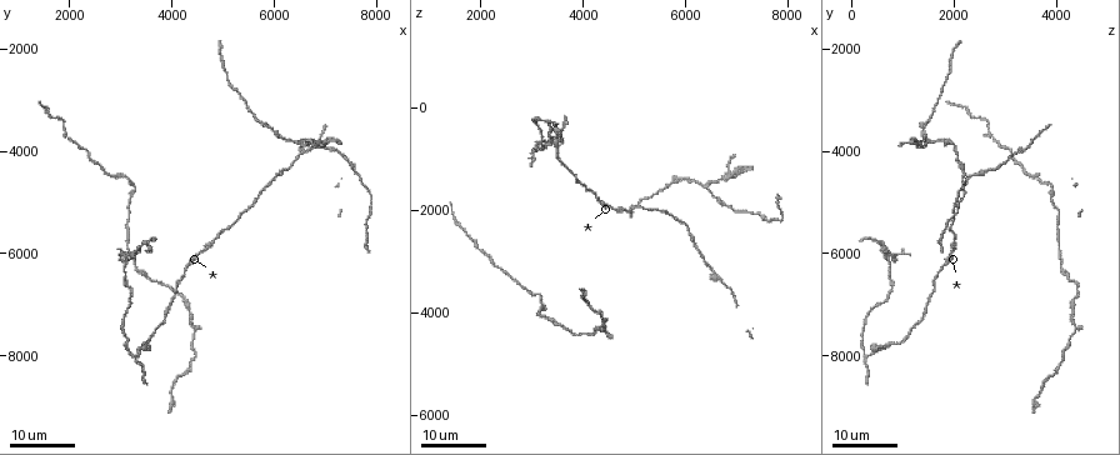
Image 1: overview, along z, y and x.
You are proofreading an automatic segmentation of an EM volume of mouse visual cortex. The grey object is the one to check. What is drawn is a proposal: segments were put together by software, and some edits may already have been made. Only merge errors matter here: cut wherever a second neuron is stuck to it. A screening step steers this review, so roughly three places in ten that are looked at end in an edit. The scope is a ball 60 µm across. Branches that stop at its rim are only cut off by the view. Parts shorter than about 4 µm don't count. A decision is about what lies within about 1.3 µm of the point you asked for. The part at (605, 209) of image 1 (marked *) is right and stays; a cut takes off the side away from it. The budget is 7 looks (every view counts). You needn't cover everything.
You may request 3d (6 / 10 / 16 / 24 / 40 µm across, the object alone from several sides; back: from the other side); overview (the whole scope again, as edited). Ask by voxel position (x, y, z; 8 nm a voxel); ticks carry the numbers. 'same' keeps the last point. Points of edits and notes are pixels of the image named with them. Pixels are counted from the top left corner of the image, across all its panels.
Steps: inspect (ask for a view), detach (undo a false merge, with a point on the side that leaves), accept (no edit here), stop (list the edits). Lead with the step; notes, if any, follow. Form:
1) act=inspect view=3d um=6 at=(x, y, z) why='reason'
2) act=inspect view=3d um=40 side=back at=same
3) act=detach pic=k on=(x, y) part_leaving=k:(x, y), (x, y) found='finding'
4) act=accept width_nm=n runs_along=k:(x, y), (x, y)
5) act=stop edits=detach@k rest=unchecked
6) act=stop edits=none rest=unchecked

act=inspect view=3d um=24 at=(6500, 4100, 3200) why='calibre changes'

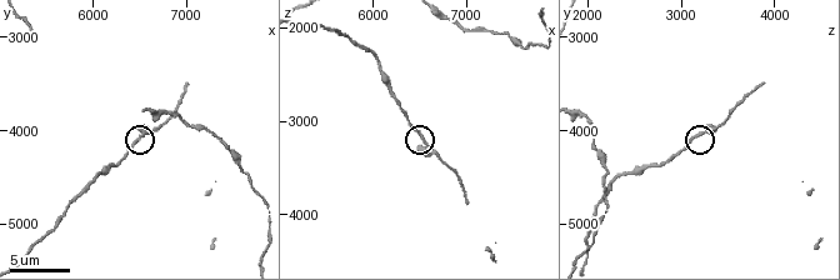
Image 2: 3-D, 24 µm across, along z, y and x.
act=inspect view=3d um=10 at=(6500, 4050, 3200)

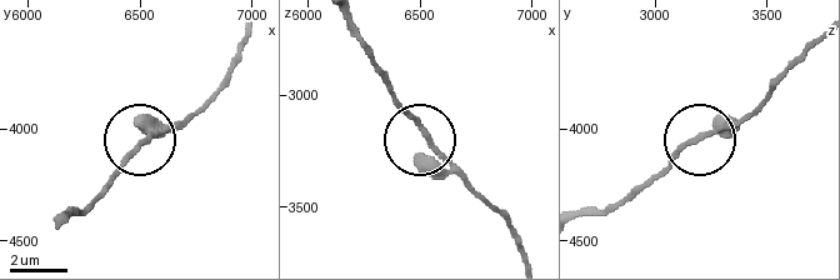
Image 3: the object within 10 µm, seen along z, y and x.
act=inspect view=3d um=6 at=(6510, 4060, 3150)

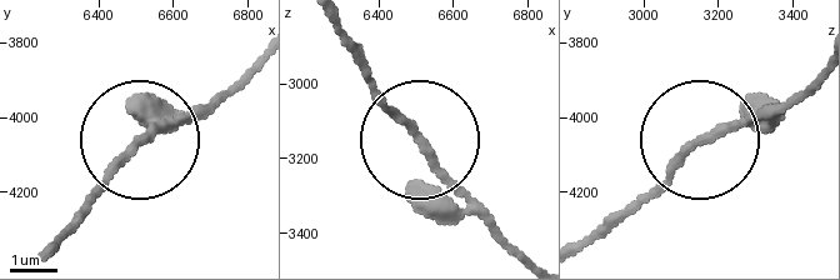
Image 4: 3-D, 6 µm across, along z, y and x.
act=accept found='continuous, no second neuron'

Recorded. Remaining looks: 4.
act=inspect view=3d um=16 at=(3250, 4700, 3950) why='thin neck'

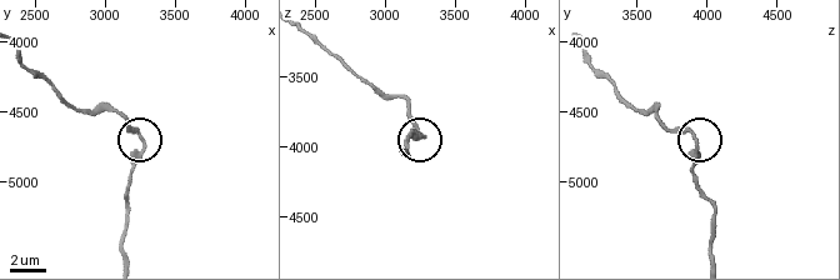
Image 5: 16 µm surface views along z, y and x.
act=inspect view=3d um=10 at=(3280, 4700, 3920) why='closer look'

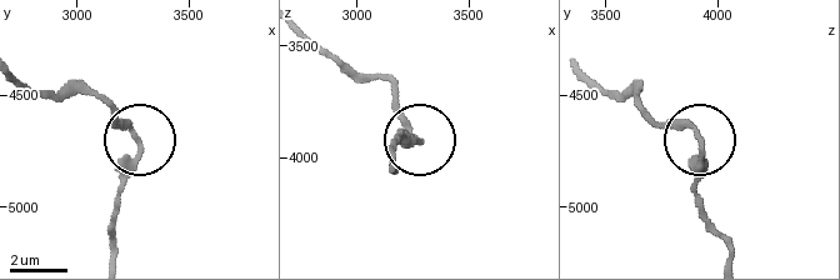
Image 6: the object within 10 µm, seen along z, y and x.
act=inspect view=3d um=6 at=(3260, 4710, 3930)

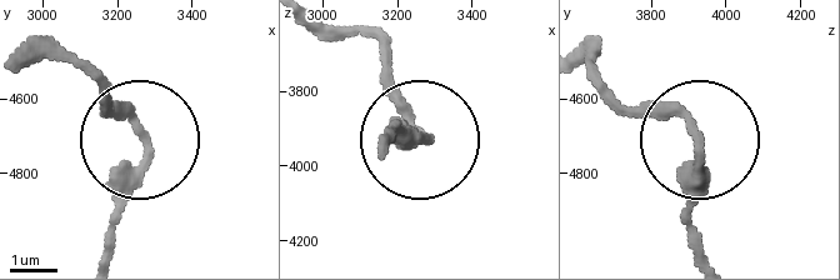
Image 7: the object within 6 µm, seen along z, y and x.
act=accept found='all the same neuron'

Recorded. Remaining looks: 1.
act=stop edits=none rest=unchecked

